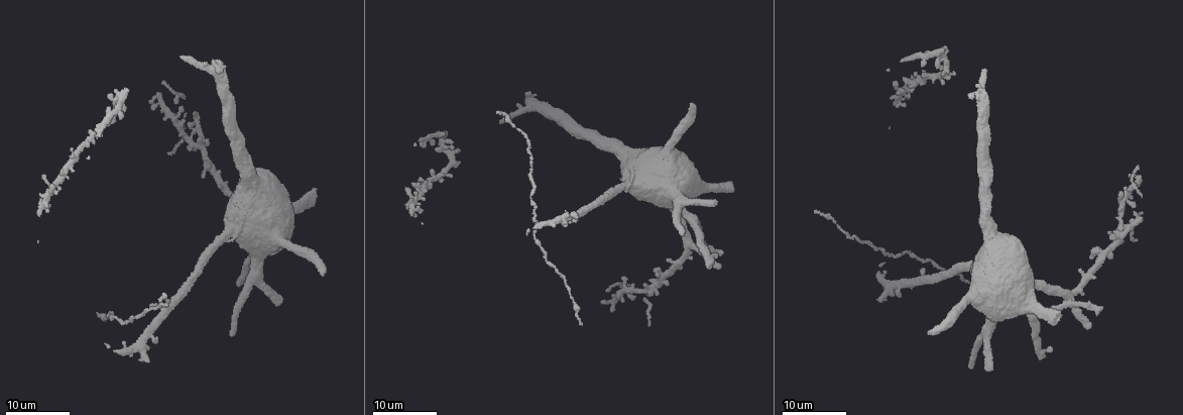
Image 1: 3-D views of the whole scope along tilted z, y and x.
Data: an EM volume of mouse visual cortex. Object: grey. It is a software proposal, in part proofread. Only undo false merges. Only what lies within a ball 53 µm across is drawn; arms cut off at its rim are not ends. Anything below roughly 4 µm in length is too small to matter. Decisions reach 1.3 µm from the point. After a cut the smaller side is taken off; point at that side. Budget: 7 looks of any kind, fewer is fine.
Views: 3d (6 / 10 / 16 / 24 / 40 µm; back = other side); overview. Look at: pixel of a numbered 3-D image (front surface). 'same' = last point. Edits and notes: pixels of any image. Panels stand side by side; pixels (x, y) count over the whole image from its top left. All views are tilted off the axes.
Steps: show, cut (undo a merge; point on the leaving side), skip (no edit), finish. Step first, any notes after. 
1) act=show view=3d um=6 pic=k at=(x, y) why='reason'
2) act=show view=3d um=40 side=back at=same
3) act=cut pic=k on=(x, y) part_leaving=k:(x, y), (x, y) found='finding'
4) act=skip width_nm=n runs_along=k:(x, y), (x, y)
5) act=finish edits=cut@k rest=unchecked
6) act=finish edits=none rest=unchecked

act=show view=3d um=24 pic=1 at=(532, 197) why='a narrow waist'

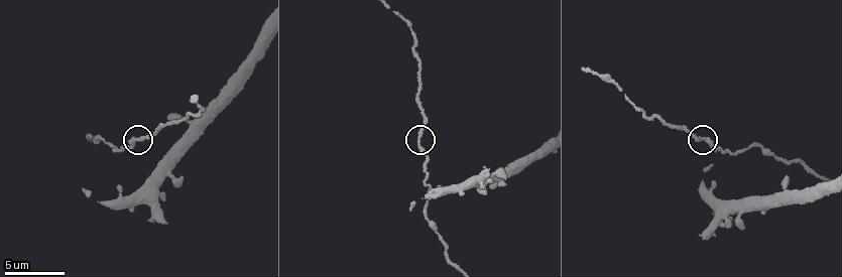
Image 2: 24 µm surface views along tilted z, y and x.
act=show view=3d um=6 pic=2 at=(702, 137)

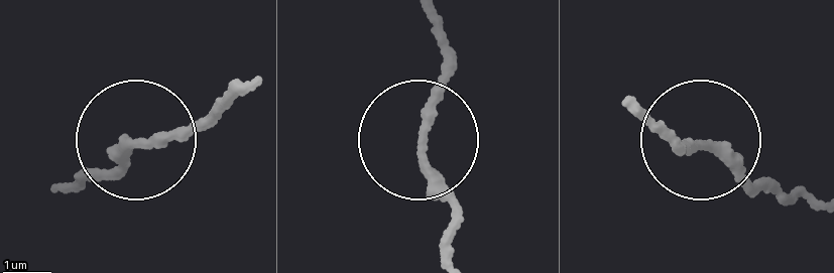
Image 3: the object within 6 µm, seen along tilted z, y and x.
act=skip found='all the same cell'

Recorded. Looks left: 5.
act=show view=3d um=10 pic=2 at=(425, 212) why='calibre changes'

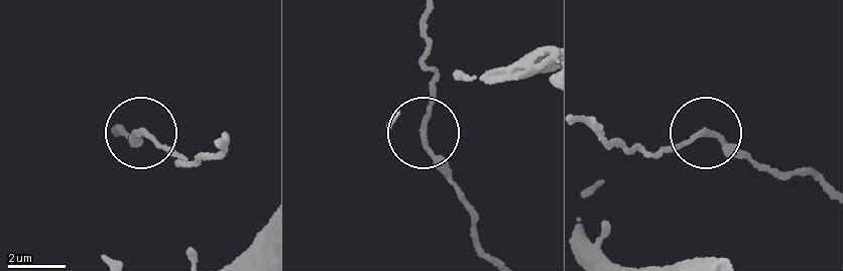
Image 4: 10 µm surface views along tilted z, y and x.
act=show view=3d um=10 side=back pic=4 at=(708, 135)

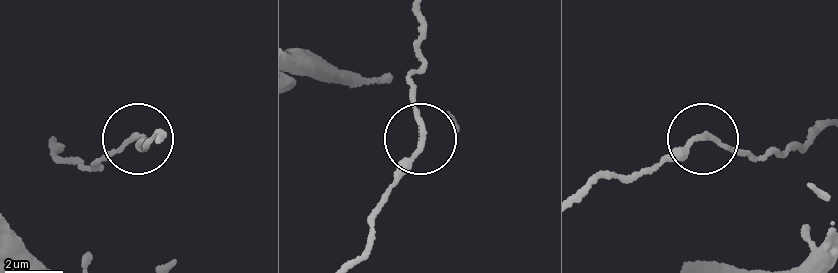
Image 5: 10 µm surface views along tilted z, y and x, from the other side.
act=skip found='all the same cell'

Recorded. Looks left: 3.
act=show view=3d um=24 pic=1 at=(691, 246) why='three arms meet'

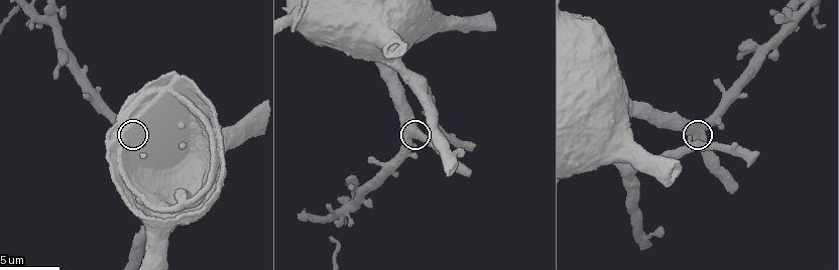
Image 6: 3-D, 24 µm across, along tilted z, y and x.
act=show view=3d um=10 pic=6 at=(701, 131)

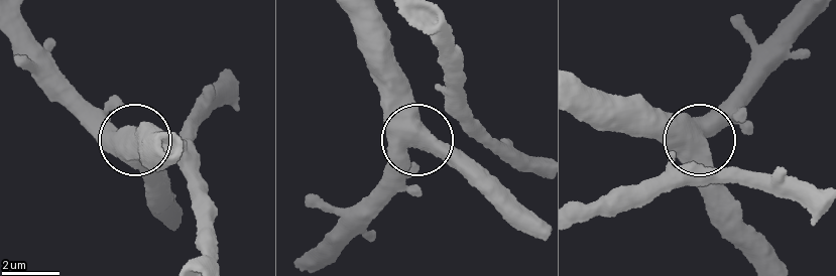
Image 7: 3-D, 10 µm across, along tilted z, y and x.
act=skip arms=3 found='one cell here'

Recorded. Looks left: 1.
act=show view=3d um=6 pic=6 at=(766, 51) why='four-way junction'

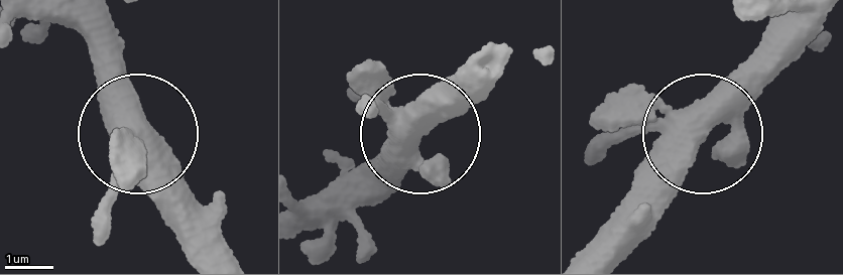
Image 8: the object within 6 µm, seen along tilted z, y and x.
act=skip width_nm=530 runs_along=8:(219, 244), (136, 120), (98, 9) found='all the same cell'

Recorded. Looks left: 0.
act=finish edits=none rest=unchecked

